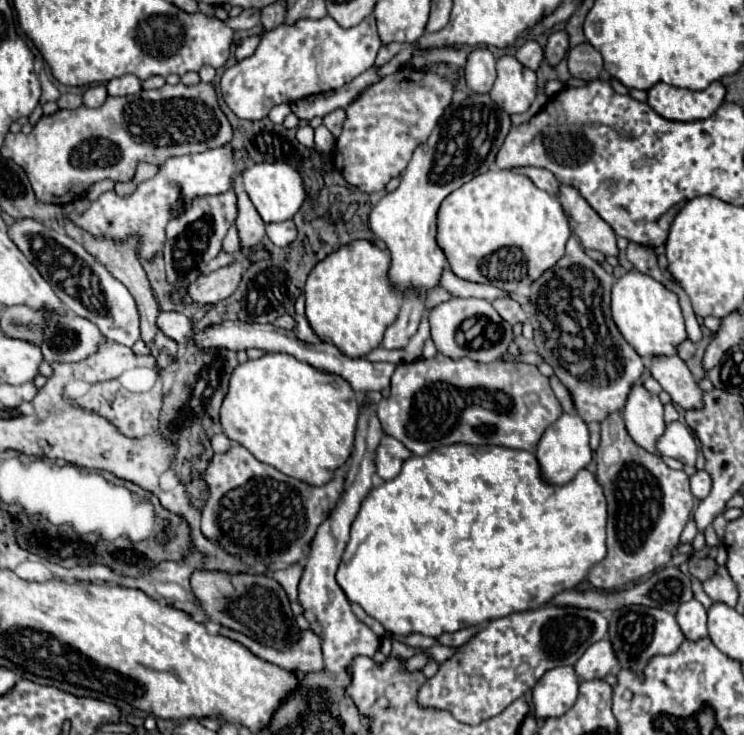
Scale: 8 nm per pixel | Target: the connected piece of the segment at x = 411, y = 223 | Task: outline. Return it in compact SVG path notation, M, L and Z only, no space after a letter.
M475 93L463 101L453 101L441 115L429 139L413 151L413 157L401 175L399 187L393 193L387 193L373 207L369 227L385 241L391 253L389 277L395 289L413 287L429 291L439 283L441 271L447 265L445 253L435 241L439 205L451 191L489 171L509 129L511 115L487 93Z

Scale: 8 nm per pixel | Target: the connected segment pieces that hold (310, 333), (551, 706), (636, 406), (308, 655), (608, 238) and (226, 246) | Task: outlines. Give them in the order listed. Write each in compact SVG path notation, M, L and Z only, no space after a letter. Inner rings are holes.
M295 315L295 319L297 319L295 335L297 335L301 341L305 341L305 343L311 343L311 345L315 345L315 343L319 343L319 341L321 341L321 339L315 335L315 331L311 329L311 325L309 325L309 321L307 321L305 317L301 317L301 315Z
M559 667L545 673L533 689L533 713L535 719L561 717L567 713L577 699L579 679L573 667Z
M635 385L623 407L623 419L631 439L645 451L657 455L657 441L665 433L663 403L643 385Z
M221 627L219 633L223 637L239 641L253 655L257 655L257 657L261 657L261 659L265 659L265 661L269 661L273 665L279 665L279 667L283 667L287 671L301 673L301 675L325 671L323 651L321 651L321 637L317 637L313 631L303 631L301 639L291 649L287 649L285 653L283 651L275 651L275 649L265 647L265 645L259 645L257 641L251 641L247 635L235 633L233 629L227 629L227 627Z
M561 185L557 199L569 217L573 233L581 239L585 249L597 249L603 255L617 255L617 241L613 229L591 209L581 193L571 185Z
M232 225L223 240L223 251L235 251L239 247L239 237L235 225Z

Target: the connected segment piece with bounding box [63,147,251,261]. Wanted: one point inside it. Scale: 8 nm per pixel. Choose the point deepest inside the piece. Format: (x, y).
(146, 212)

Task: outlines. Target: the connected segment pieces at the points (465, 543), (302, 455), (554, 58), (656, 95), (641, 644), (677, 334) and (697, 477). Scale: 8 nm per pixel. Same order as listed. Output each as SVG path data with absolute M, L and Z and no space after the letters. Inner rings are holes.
M447 445L433 449L431 453L423 457L409 457L403 463L401 473L385 481L383 485L375 487L363 501L361 511L357 513L353 525L351 525L351 539L345 547L343 559L337 569L337 583L345 591L347 599L353 603L359 603L367 615L377 619L387 631L395 635L409 635L409 633L421 633L427 637L439 637L445 633L455 633L465 627L481 625L481 605L485 599L493 603L493 599L501 599L501 605L495 605L495 615L501 613L517 613L527 609L539 609L541 605L549 603L557 593L575 589L581 581L587 579L587 573L593 565L603 561L607 549L605 549L605 523L607 523L607 501L603 495L603 487L599 485L597 477L589 469L581 469L575 479L571 479L565 485L553 485L547 483L541 475L539 461L529 451L509 449L509 447L495 447L495 445Z
M267 353L259 359L239 365L231 375L231 385L221 405L223 433L231 441L251 451L257 461L267 463L277 471L313 487L329 483L335 477L335 471L347 463L353 451L357 415L359 403L355 391L341 375L319 371L287 353Z
M555 31L549 35L549 41L545 45L545 61L555 67L567 53L569 49L569 39L567 39L567 33L565 31Z
M713 81L703 91L691 91L657 83L647 91L647 103L665 119L671 121L699 121L711 117L725 99L725 89L719 81Z
M629 605L613 611L609 617L609 635L607 639L613 645L615 657L619 661L621 669L629 669L633 673L643 673L647 663L657 655L671 655L679 649L679 645L685 641L675 615L667 613L663 609L643 607L643 605Z
M629 271L617 279L611 293L611 313L621 335L641 357L675 355L675 347L687 339L677 295L641 271Z
M697 471L691 477L691 493L697 499L705 499L709 491L711 491L711 475L707 471Z

